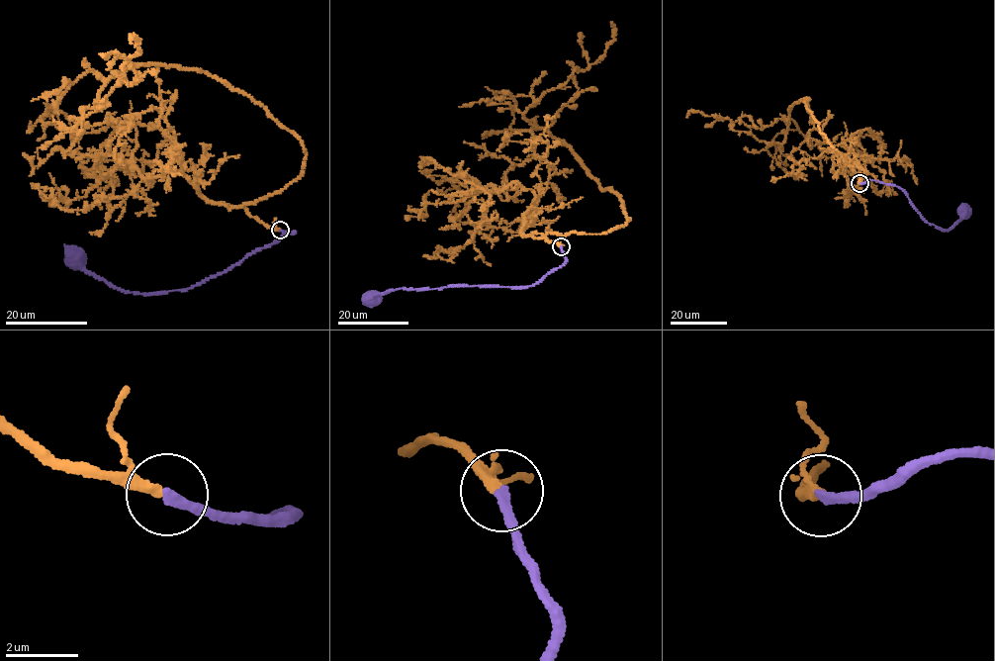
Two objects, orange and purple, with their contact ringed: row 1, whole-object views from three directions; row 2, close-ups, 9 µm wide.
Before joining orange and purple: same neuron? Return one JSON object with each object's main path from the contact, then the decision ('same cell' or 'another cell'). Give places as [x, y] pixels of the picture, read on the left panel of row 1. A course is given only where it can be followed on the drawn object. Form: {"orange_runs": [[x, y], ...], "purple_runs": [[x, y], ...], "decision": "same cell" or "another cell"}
{"orange_runs": [[279, 230], [220, 204], [300, 178], [303, 142], [176, 66], [134, 64], [96, 104], [140, 50], [130, 43]], "purple_runs": [[280, 230], [294, 233], [187, 289], [141, 294], [121, 291], [90, 274], [82, 258], [75, 254]], "decision": "same cell"}

